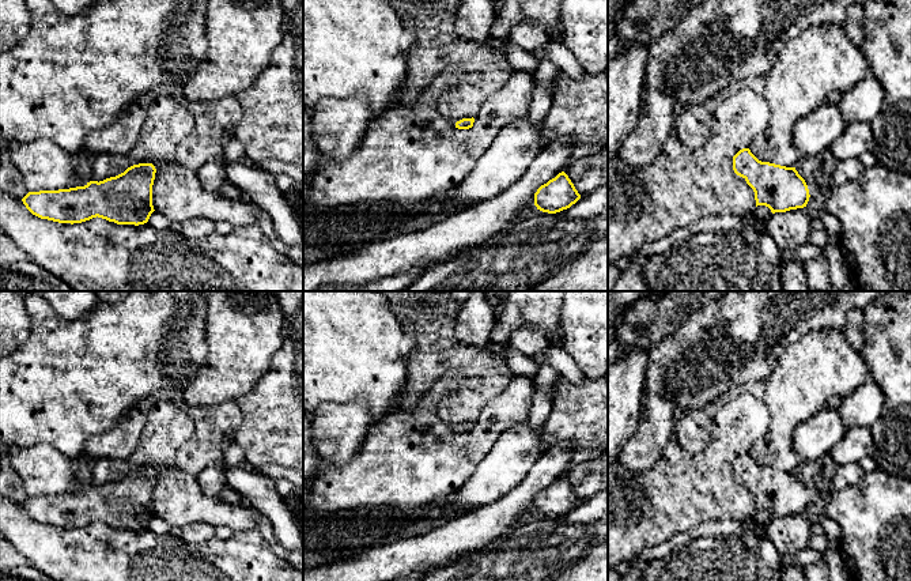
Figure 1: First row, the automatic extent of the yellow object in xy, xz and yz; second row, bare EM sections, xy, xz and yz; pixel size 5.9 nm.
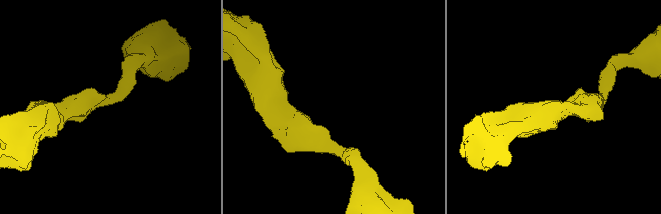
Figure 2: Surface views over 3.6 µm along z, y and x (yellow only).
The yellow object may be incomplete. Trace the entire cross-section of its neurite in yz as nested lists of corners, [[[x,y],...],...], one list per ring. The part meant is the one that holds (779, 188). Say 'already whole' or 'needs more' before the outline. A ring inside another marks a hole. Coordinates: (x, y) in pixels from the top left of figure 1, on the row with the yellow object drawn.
already whole; [[[749,148],[733,156],[733,170],[755,192],[756,207],[766,205],[775,212],[804,208],[809,201],[809,189],[795,167],[759,161]]]

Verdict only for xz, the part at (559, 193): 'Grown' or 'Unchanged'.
Unchanged

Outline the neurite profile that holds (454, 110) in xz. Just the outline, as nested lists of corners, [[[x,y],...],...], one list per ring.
[[[389,0],[404,24],[413,31],[415,39],[408,50],[407,80],[398,105],[413,105],[419,95],[447,69],[460,69],[462,78],[438,105],[450,127],[462,118],[475,118],[489,95],[502,88],[515,72],[503,49],[492,50],[483,44],[465,39],[456,33],[457,10],[462,0]]]

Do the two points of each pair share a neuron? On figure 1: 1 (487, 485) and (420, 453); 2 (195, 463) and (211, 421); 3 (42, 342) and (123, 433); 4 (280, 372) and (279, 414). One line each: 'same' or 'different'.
1: different
2: same
3: different
4: same

